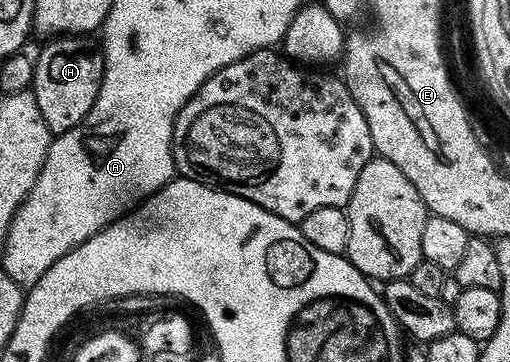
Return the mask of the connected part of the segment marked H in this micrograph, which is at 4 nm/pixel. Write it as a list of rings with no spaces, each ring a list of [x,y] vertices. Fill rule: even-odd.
[[[78,34],[56,36],[45,41],[48,43],[41,48],[40,55],[35,55],[30,89],[38,100],[38,109],[42,112],[42,120],[46,120],[46,128],[53,136],[70,132],[70,128],[82,124],[82,120],[88,115],[90,108],[94,108],[94,100],[98,96],[104,75],[104,64],[98,64],[98,62],[104,62],[104,55],[101,47],[97,43],[95,46],[91,42],[92,40],[91,37]]]

